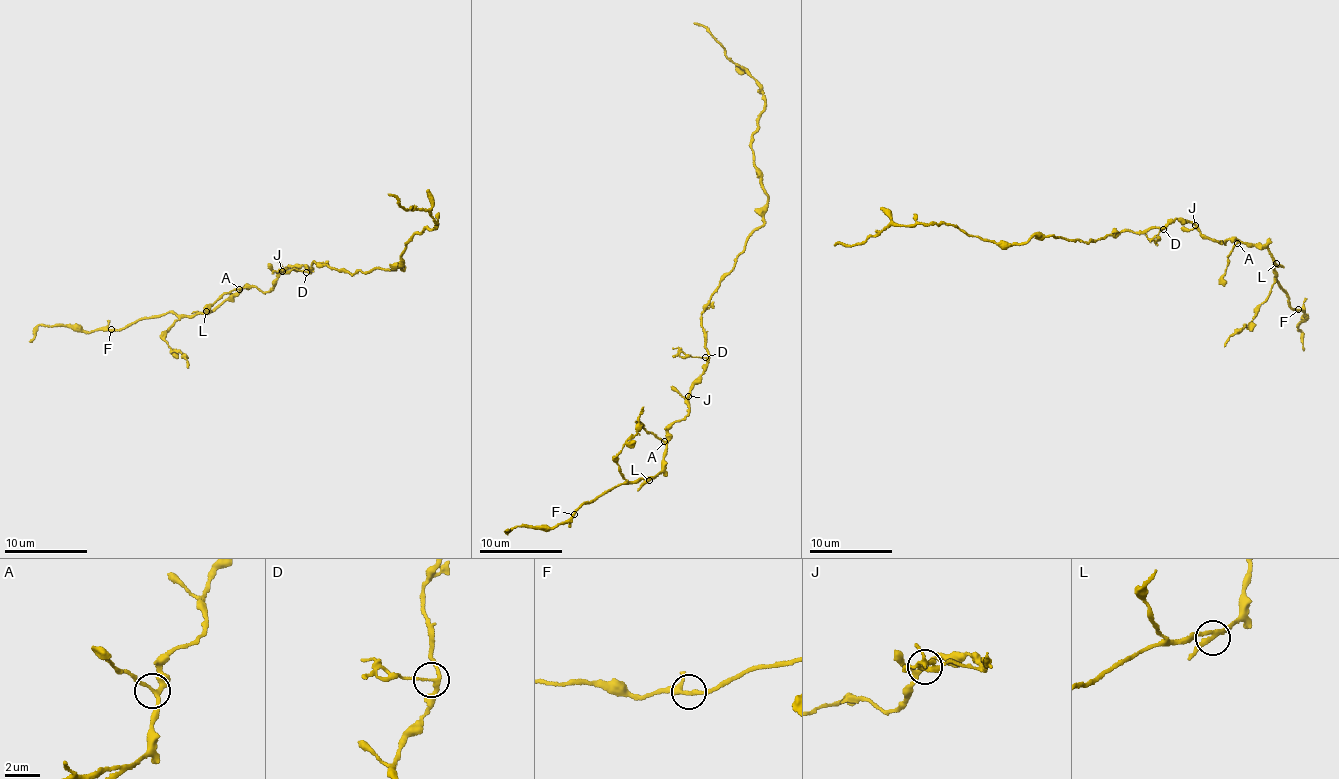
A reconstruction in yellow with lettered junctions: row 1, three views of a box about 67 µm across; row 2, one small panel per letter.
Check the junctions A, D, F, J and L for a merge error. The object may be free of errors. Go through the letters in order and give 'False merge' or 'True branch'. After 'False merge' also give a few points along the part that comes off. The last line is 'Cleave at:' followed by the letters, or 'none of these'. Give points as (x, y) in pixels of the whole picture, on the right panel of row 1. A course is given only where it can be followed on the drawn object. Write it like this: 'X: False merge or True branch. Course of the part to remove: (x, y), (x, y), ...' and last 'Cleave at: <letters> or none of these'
A: True branch
D: False merge. Course of the part to remove: (1164, 229), (1157, 237), (1149, 238), (1145, 234)
F: True branch
J: True branch
L: True branch
Cleave at: D

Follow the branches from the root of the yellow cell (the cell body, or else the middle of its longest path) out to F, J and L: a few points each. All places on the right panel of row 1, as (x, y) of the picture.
F: (1141, 231), (1175, 219), (1194, 222), (1219, 243), (1264, 247), (1273, 278), (1298, 309)
J: (1141, 231), (1165, 228), (1175, 219), (1195, 225)
L: (1141, 231), (1165, 228), (1175, 219), (1194, 222), (1202, 234), (1219, 243), (1234, 239), (1264, 247), (1276, 263)

